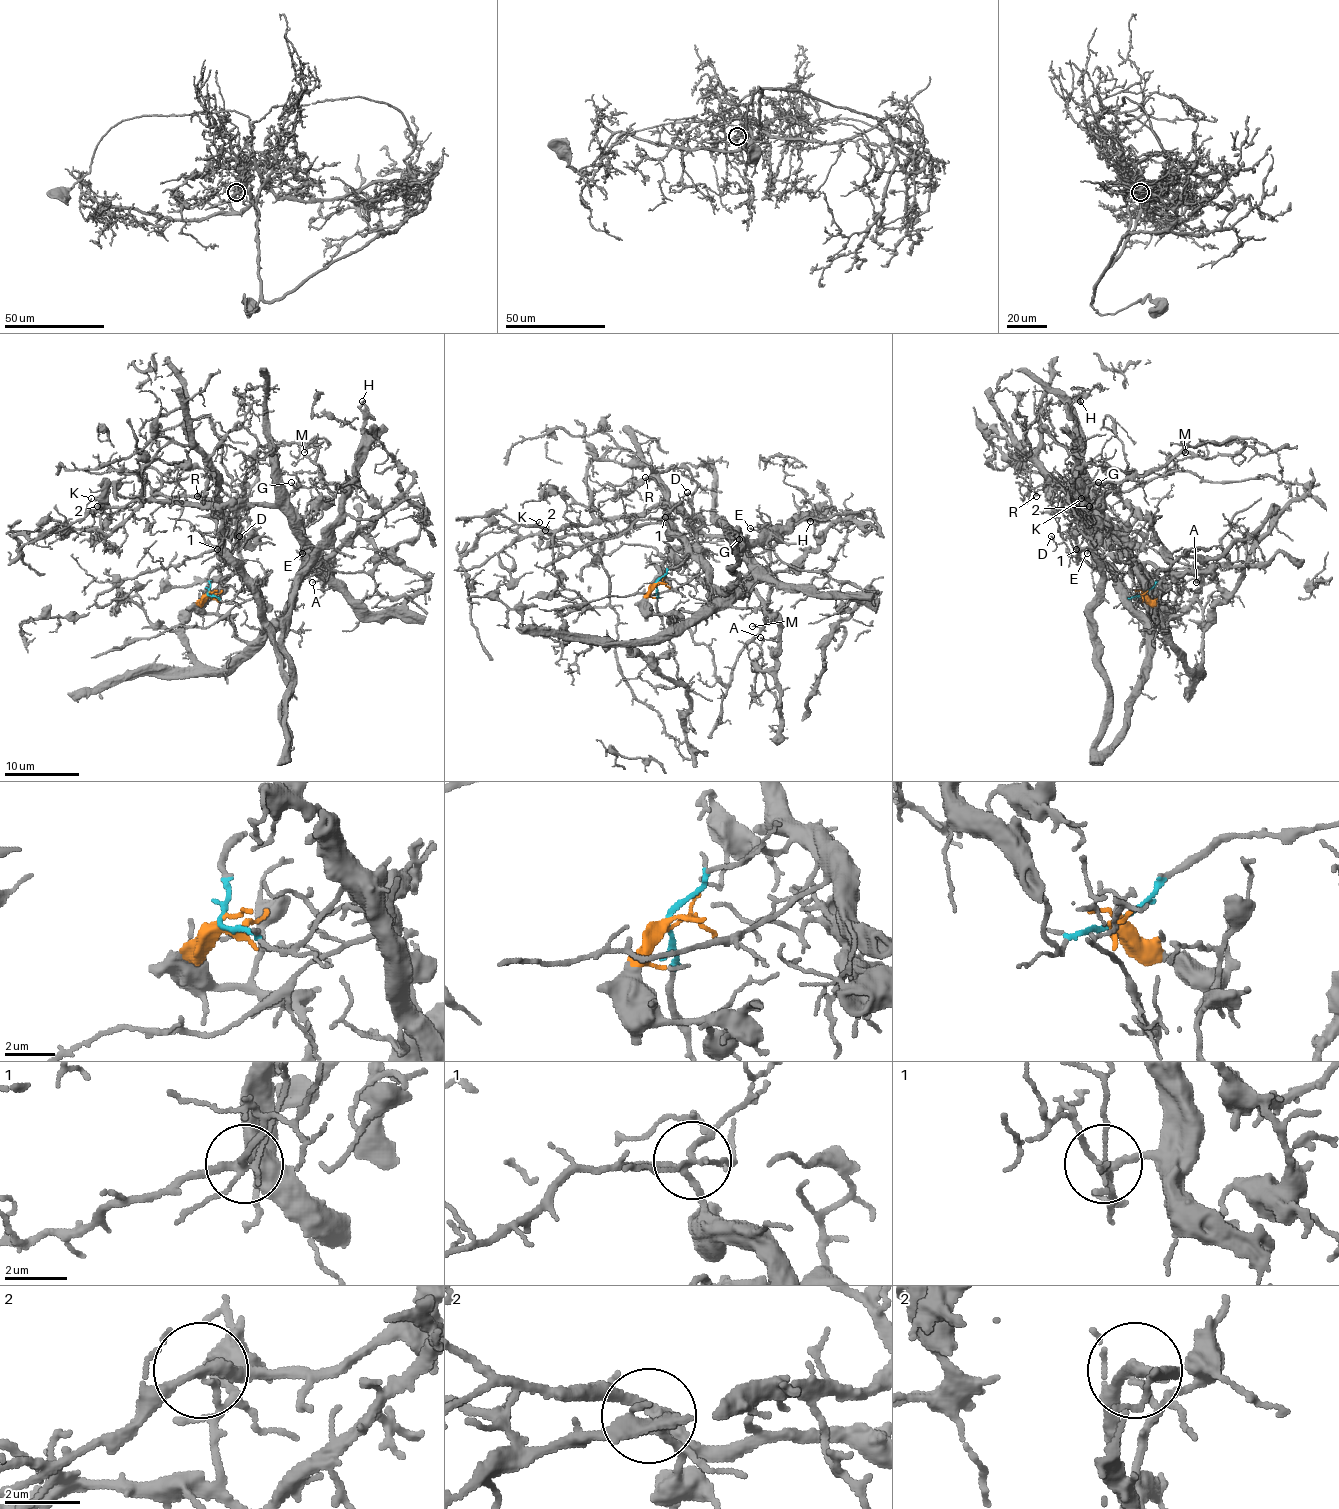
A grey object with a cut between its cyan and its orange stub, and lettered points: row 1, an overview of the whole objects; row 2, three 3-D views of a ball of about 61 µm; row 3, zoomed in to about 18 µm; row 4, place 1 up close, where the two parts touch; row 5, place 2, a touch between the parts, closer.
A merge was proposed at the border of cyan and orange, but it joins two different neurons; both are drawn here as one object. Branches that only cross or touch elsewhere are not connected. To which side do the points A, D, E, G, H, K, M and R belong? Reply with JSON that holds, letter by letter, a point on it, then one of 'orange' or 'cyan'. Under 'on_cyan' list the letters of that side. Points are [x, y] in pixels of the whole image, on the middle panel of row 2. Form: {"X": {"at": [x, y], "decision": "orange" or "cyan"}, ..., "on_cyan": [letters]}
{"A": {"at": [760, 637], "decision": "orange"}, "D": {"at": [687, 492], "decision": "cyan"}, "E": {"at": [750, 528], "decision": "cyan"}, "G": {"at": [739, 539], "decision": "cyan"}, "H": {"at": [810, 521], "decision": "cyan"}, "K": {"at": [539, 522], "decision": "cyan"}, "M": {"at": [752, 626], "decision": "cyan"}, "R": {"at": [645, 477], "decision": "cyan"}, "on_cyan": ["D", "E", "G", "H", "K", "M", "R"]}

